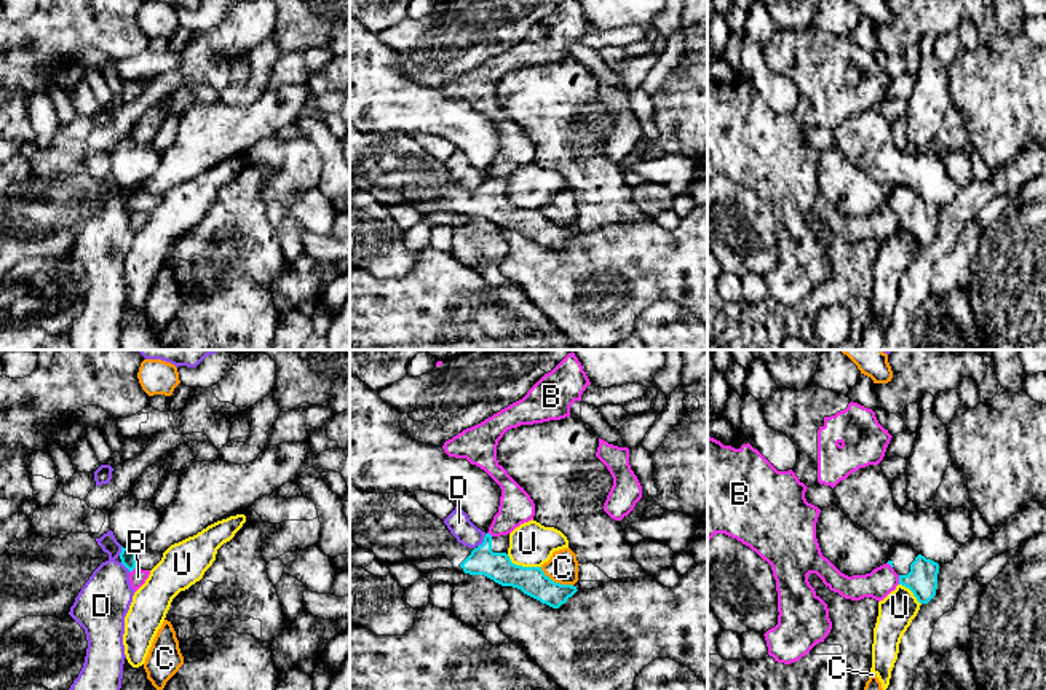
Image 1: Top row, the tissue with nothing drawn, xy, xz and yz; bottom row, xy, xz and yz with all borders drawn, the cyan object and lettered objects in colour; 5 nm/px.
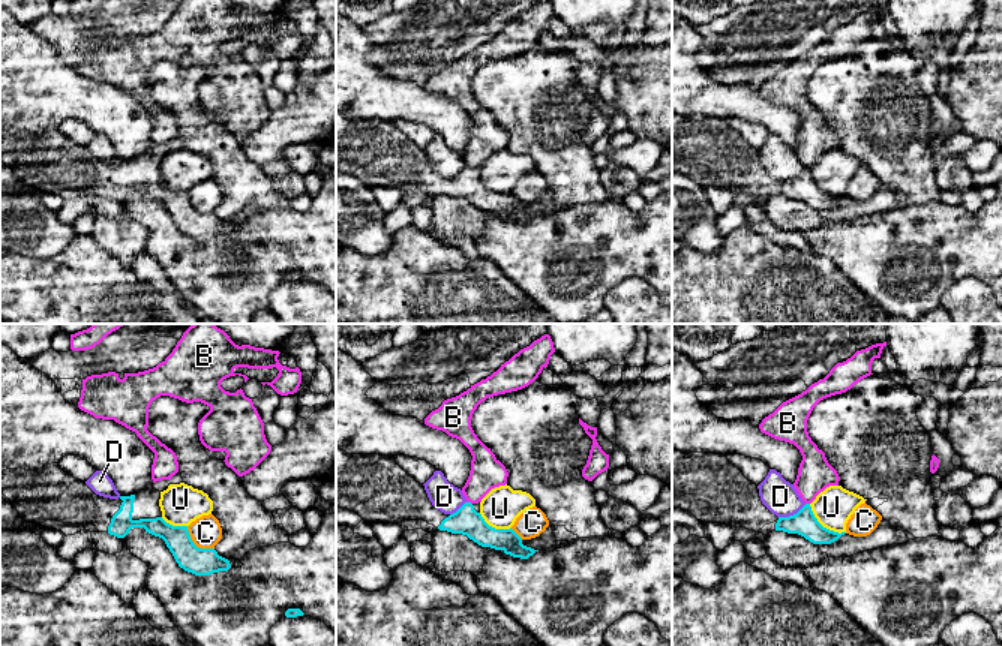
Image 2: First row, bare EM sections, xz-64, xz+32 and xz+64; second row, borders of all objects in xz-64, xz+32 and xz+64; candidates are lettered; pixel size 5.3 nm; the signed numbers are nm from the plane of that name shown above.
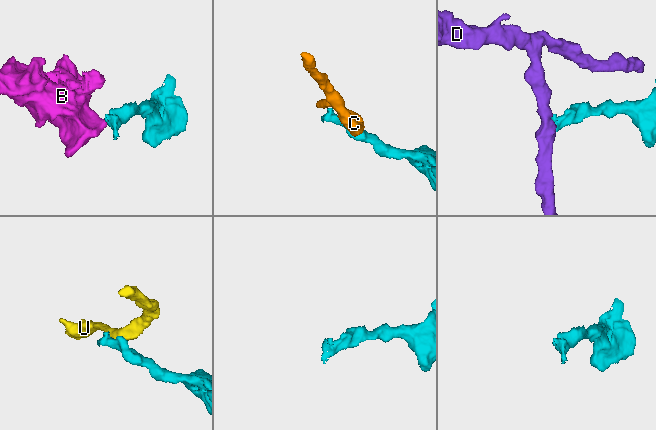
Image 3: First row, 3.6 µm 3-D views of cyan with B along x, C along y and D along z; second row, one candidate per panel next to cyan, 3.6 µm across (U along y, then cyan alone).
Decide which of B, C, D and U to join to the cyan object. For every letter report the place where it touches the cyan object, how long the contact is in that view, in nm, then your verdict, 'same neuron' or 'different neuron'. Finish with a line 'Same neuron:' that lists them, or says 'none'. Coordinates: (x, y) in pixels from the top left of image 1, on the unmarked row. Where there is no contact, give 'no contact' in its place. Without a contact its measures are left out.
B: meets cyan in yz at (899, 222); contact 50 nm long; different neuron
C: meets cyan in xz at (554, 224); contact 190 nm long; different neuron
D: meets cyan in xz at (484, 182); contact 80 nm long; different neuron
U: meets cyan in xz at (521, 208); contact 190 nm long; different neuron
Same neuron: none

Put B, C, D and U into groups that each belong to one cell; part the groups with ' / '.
B / C / D / U

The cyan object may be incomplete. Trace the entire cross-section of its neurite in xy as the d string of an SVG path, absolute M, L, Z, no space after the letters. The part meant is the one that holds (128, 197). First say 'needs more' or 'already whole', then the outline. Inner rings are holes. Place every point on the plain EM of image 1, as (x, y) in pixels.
needs more | M141 185L131 190L123 190L115 201L121 204L129 214L134 211L152 212L163 200L163 195L144 190Z

